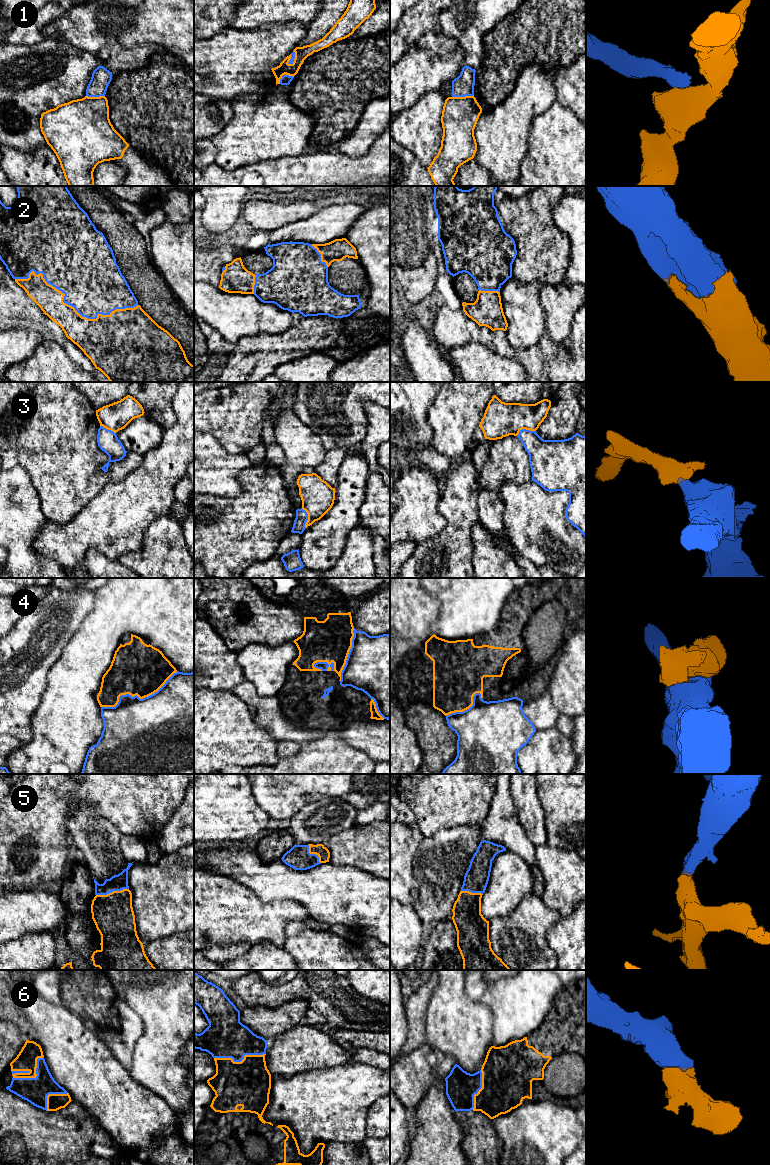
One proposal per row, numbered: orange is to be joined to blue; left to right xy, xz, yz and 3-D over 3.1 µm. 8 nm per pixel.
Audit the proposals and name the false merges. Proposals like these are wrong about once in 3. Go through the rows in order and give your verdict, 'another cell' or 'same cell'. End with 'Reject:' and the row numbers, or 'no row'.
1: another cell
2: same cell
3: another cell
4: another cell
5: same cell
6: same cell
Reject: 1, 3, 4

